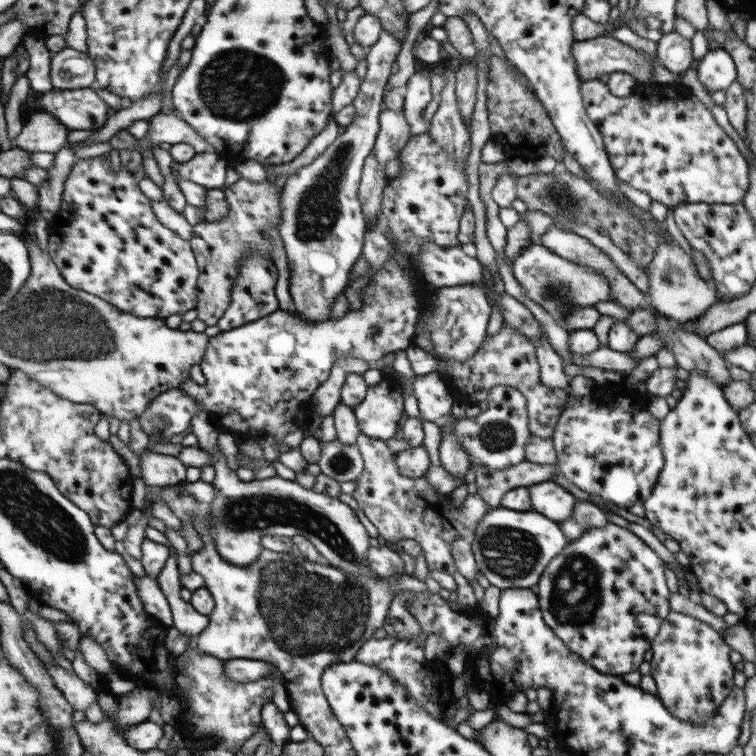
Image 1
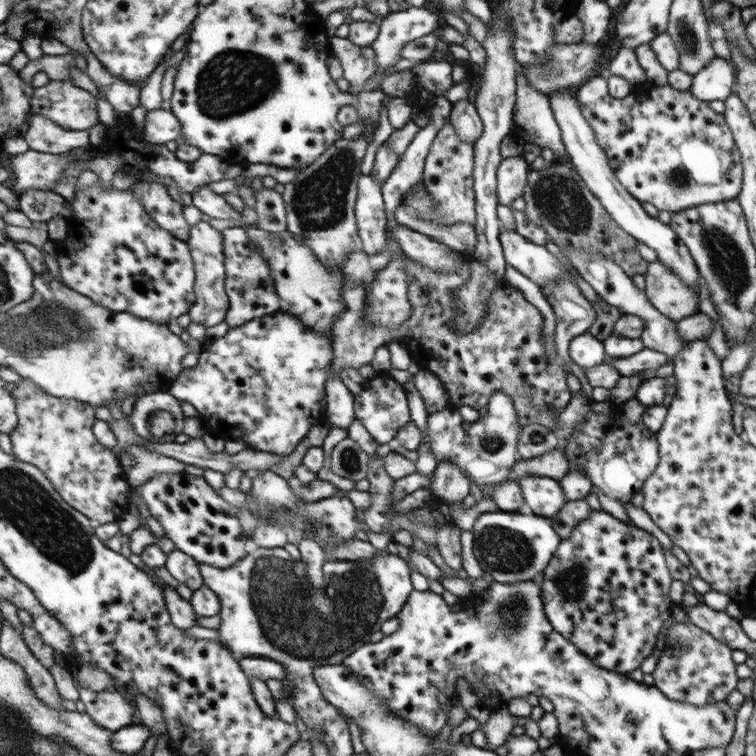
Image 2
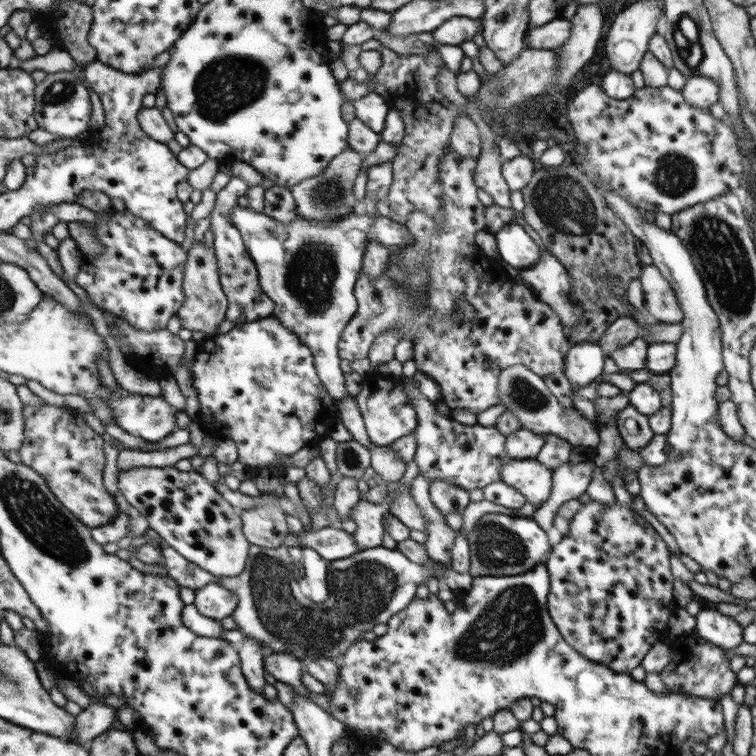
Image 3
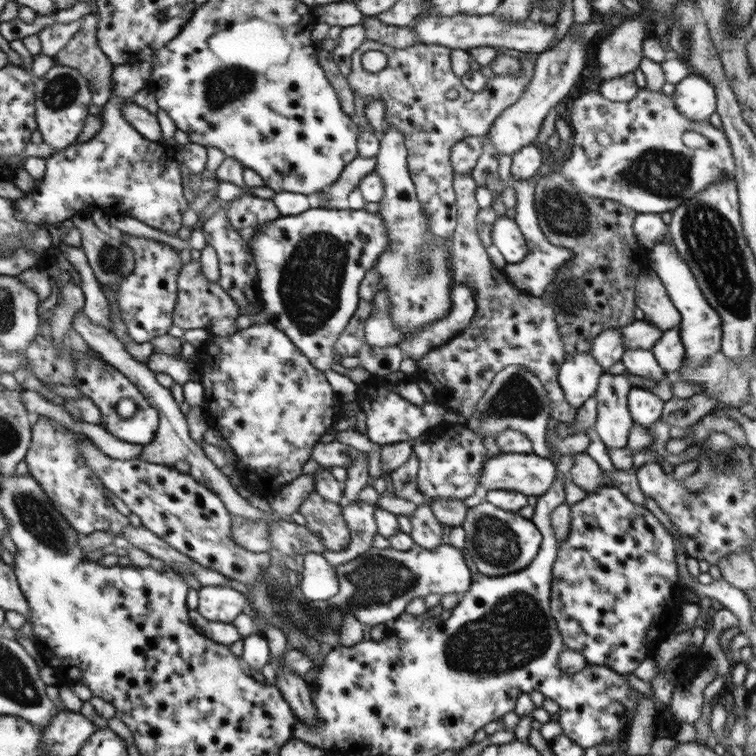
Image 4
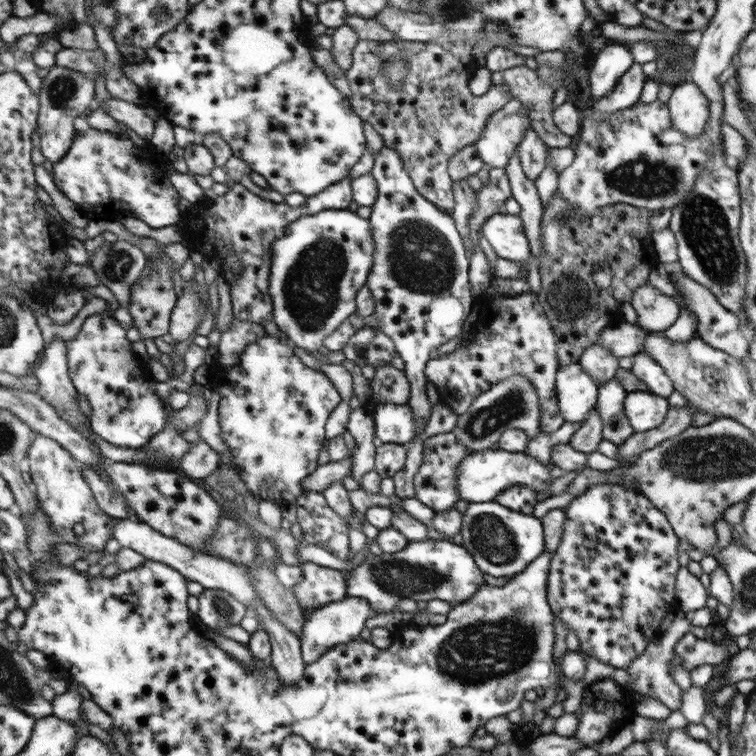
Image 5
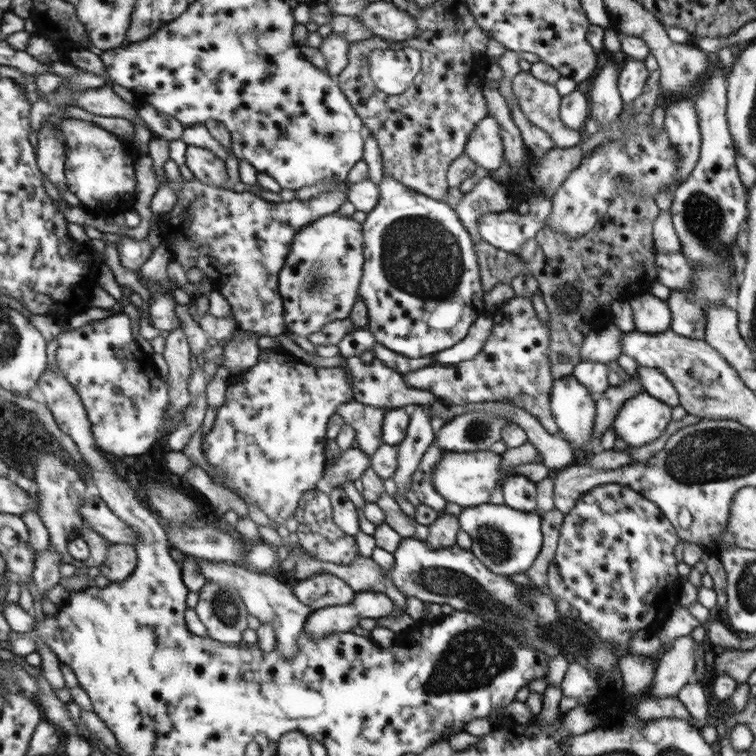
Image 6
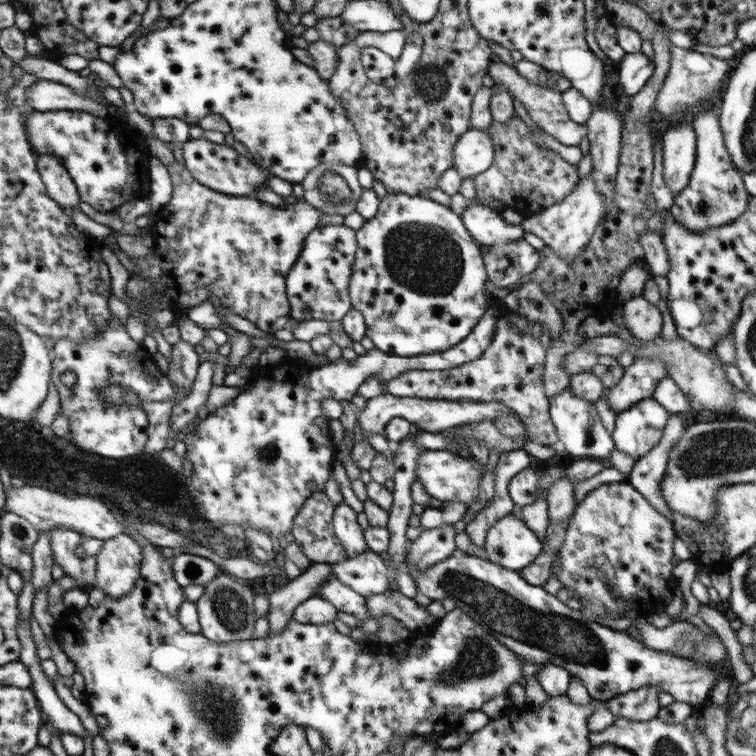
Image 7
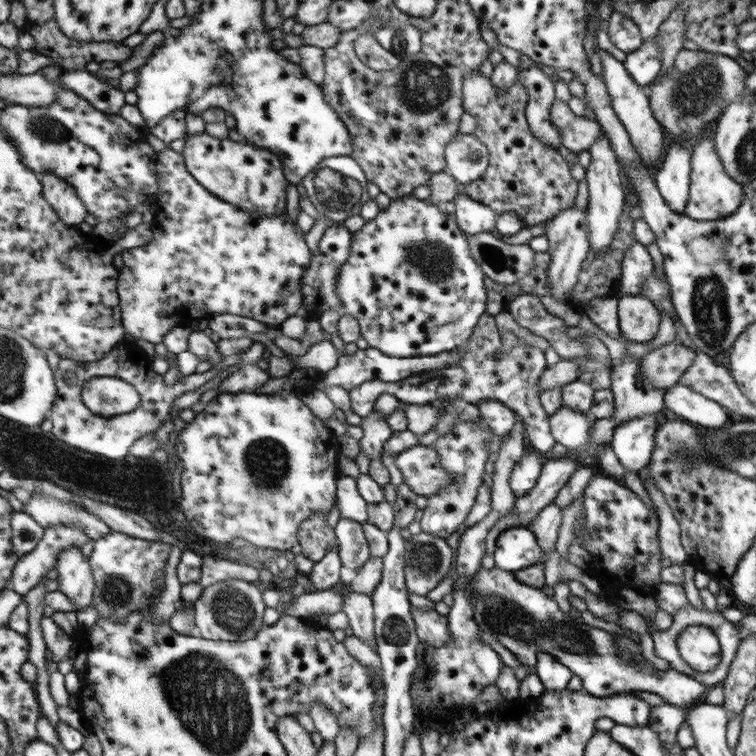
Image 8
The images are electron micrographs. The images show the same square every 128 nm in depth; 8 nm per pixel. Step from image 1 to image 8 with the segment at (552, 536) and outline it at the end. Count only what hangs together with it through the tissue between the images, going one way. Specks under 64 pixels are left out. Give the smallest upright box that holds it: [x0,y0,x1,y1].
[495,526,543,571]

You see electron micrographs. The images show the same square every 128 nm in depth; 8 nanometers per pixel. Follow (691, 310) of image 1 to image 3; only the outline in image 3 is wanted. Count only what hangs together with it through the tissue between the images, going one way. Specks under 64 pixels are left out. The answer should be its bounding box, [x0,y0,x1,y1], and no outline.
[640,265,685,324]

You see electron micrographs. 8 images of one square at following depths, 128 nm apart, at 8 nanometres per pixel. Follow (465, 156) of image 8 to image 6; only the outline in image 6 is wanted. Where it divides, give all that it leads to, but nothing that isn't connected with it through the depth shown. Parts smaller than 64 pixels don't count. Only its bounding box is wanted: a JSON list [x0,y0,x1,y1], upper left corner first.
[464,115,505,170]

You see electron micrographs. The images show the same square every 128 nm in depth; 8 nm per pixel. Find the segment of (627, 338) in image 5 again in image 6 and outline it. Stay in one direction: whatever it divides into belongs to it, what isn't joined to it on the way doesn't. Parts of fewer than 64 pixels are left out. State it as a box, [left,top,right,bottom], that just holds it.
[581,323,625,364]

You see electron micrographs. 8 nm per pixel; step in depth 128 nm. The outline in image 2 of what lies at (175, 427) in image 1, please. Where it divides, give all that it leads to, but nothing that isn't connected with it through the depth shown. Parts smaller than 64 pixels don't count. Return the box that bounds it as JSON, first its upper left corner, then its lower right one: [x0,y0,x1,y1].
[128,391,186,443]

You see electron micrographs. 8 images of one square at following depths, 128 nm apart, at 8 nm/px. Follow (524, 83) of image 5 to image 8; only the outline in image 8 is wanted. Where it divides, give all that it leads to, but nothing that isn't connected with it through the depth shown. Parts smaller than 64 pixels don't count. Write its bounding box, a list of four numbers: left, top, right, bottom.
[549,98,603,153]

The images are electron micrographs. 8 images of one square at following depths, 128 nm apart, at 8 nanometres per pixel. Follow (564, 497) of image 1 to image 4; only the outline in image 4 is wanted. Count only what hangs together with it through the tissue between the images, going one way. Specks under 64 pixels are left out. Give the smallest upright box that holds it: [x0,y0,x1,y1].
[478,453,559,497]

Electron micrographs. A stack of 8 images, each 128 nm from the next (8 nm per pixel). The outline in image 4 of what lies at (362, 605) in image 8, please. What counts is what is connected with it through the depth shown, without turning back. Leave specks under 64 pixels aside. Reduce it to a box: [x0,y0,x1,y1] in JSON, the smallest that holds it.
[298,553,340,601]

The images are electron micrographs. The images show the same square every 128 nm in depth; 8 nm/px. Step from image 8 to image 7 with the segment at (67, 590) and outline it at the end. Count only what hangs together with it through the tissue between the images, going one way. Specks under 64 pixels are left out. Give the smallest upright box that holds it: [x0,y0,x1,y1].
[53,527,99,588]

